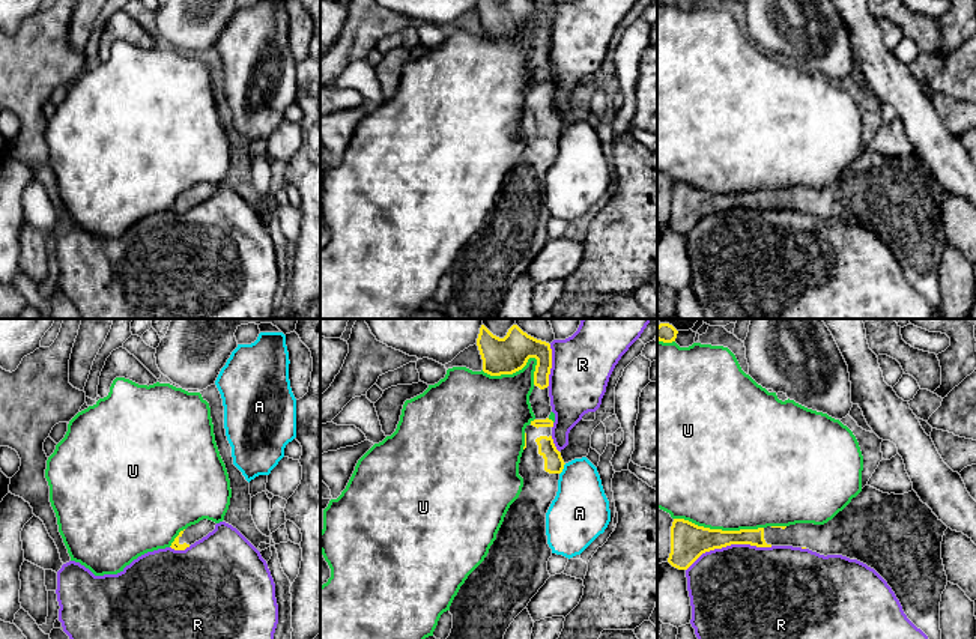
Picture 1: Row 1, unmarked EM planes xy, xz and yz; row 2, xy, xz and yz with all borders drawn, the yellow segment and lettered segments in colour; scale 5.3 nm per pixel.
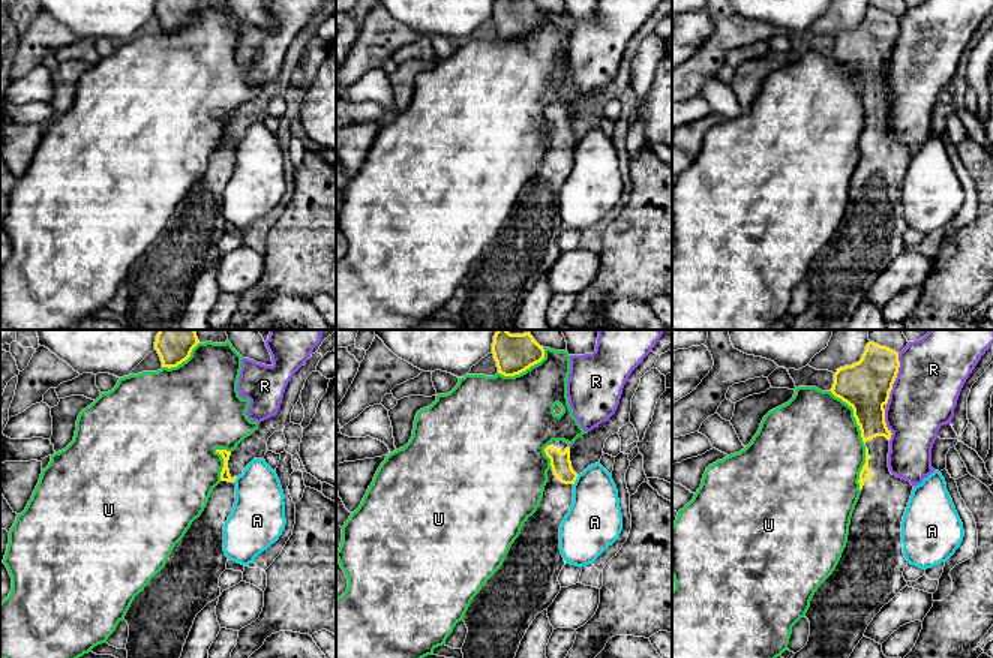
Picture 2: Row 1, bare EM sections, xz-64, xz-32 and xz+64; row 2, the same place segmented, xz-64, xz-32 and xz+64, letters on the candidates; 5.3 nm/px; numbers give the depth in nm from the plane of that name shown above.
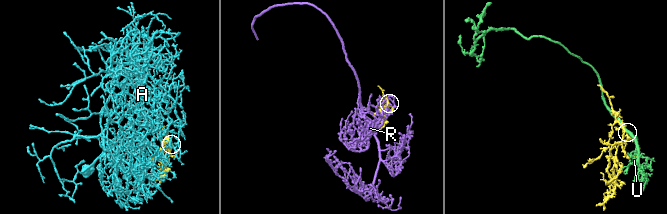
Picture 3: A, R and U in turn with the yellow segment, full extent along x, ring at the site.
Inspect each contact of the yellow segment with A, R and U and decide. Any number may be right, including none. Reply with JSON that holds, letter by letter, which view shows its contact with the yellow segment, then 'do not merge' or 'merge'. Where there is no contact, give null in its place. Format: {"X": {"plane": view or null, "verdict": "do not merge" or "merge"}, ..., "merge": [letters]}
{"A": {"plane": "xz", "verdict": "do not merge"}, "R": {"plane": "yz", "verdict": "do not merge"}, "U": {"plane": "yz", "verdict": "do not merge"}, "merge": []}

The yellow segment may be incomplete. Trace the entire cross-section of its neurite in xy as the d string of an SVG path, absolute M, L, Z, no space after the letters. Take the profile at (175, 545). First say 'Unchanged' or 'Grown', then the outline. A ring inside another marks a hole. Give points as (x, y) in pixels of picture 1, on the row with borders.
Grown. M203 519L199 523L188 526L185 531L180 531L170 547L174 550L185 550L212 532L215 529L215 525L217 523L212 520Z

